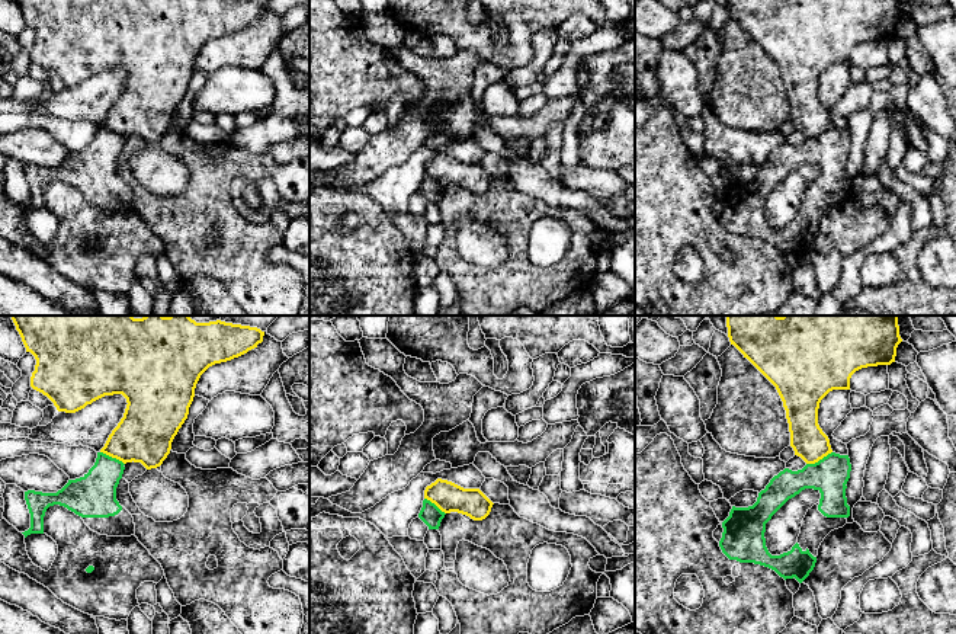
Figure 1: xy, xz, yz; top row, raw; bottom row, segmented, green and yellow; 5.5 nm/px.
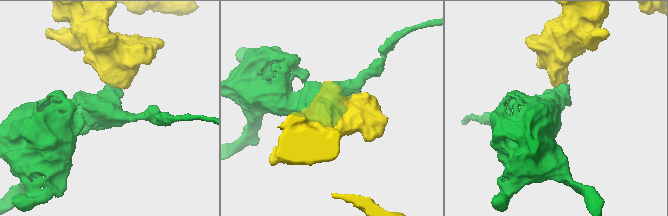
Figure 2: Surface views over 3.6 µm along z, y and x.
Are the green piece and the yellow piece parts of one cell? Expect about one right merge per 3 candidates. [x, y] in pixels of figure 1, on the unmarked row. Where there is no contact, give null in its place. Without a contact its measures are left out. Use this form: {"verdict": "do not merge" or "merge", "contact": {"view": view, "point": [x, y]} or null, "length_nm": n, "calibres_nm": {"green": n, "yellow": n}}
{"verdict": "do not merge", "contact": {"view": "yz", "point": [820, 134]}, "length_nm": 160, "calibres_nm": {"green": 200, "yellow": 190}}

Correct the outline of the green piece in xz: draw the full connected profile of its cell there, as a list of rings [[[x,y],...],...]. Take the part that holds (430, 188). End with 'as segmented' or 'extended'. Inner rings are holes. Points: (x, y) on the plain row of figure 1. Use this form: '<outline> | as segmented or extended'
[[[424,173],[418,192],[429,201],[429,204],[439,204],[445,189],[446,188],[442,186],[434,177]]] | as segmented

